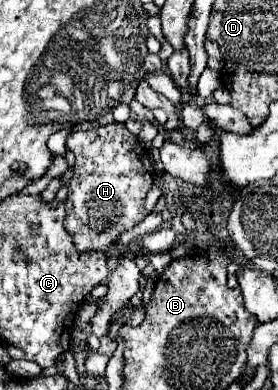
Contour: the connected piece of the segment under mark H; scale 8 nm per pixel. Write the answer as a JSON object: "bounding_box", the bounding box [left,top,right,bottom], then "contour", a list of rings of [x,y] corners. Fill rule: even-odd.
{"bounding_box":[64,123,154,251],"contour":[[[110,123],[104,127],[74,131],[66,137],[66,149],[76,155],[74,175],[68,183],[68,199],[64,201],[64,227],[74,237],[78,251],[106,251],[118,241],[118,235],[138,225],[146,215],[144,199],[152,187],[154,163],[124,123]]]}

